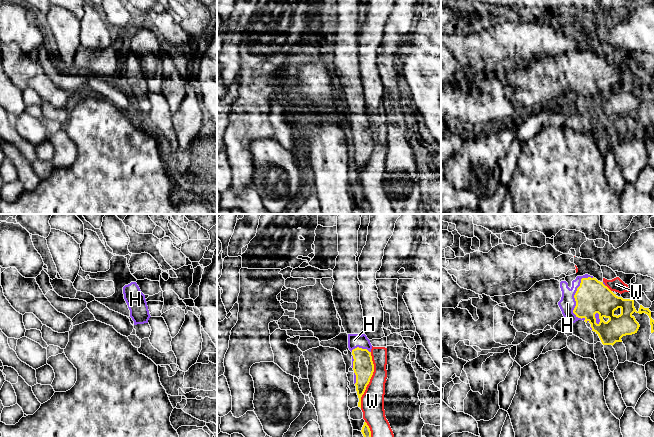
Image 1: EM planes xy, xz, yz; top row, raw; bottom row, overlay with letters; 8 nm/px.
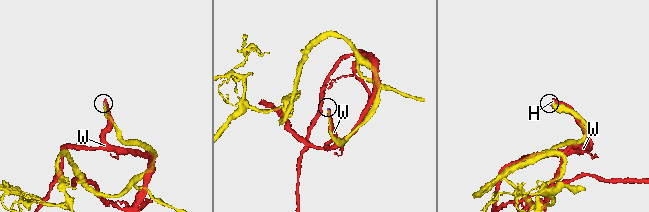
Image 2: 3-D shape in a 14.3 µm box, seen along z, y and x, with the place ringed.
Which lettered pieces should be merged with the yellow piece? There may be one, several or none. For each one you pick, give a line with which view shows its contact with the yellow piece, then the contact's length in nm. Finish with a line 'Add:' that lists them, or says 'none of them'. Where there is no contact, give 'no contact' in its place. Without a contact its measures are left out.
H: yz | 360 nm
Add: H

